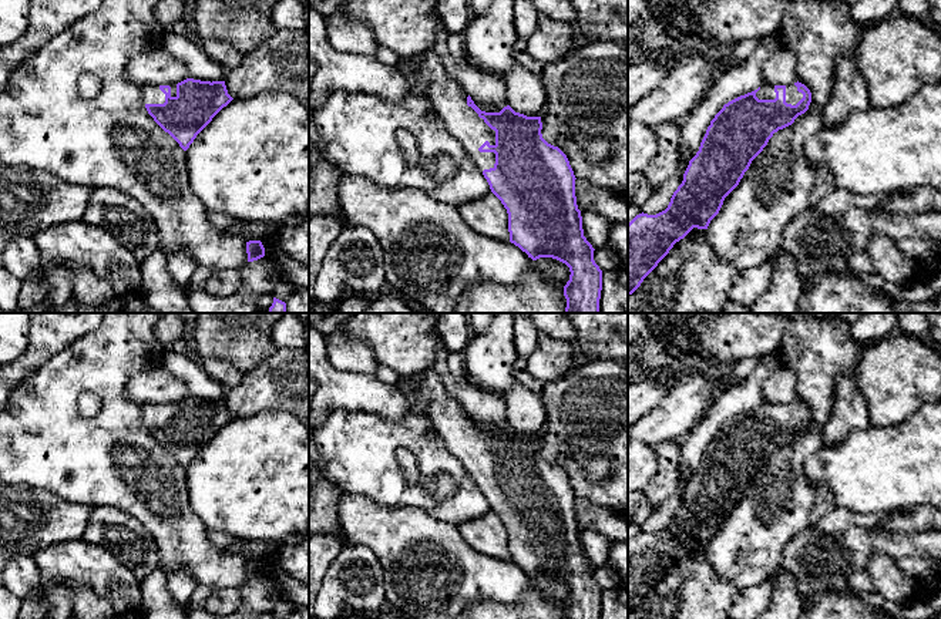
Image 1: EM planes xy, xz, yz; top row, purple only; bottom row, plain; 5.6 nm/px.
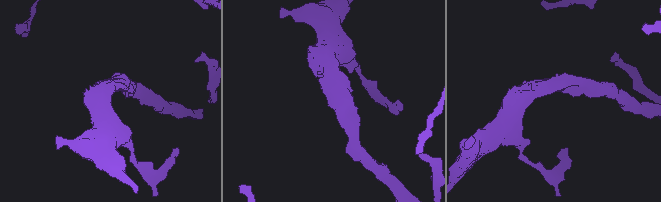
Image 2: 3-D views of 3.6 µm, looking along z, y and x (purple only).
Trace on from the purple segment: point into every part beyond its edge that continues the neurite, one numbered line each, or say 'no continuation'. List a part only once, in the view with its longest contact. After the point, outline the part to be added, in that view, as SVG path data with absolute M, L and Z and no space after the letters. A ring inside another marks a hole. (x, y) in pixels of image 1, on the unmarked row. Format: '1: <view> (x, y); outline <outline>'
1: xz (449, 419); outline M426 369L416 376L400 377L396 387L404 394L413 394L424 406L434 431L478 488L494 487L495 472L480 471L478 467L485 460L495 464L495 450L467 424L468 413L450 396L440 377Z

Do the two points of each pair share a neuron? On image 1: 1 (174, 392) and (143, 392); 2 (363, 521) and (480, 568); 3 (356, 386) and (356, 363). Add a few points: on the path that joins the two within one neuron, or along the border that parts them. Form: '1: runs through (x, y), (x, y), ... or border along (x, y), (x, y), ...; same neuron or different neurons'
1: runs through (167, 392), (150, 392); same neuron
2: runs through (392, 534), (430, 535), (442, 541), (451, 551); same neuron
3: border along (326, 359), (338, 370), (373, 374); different neurons

